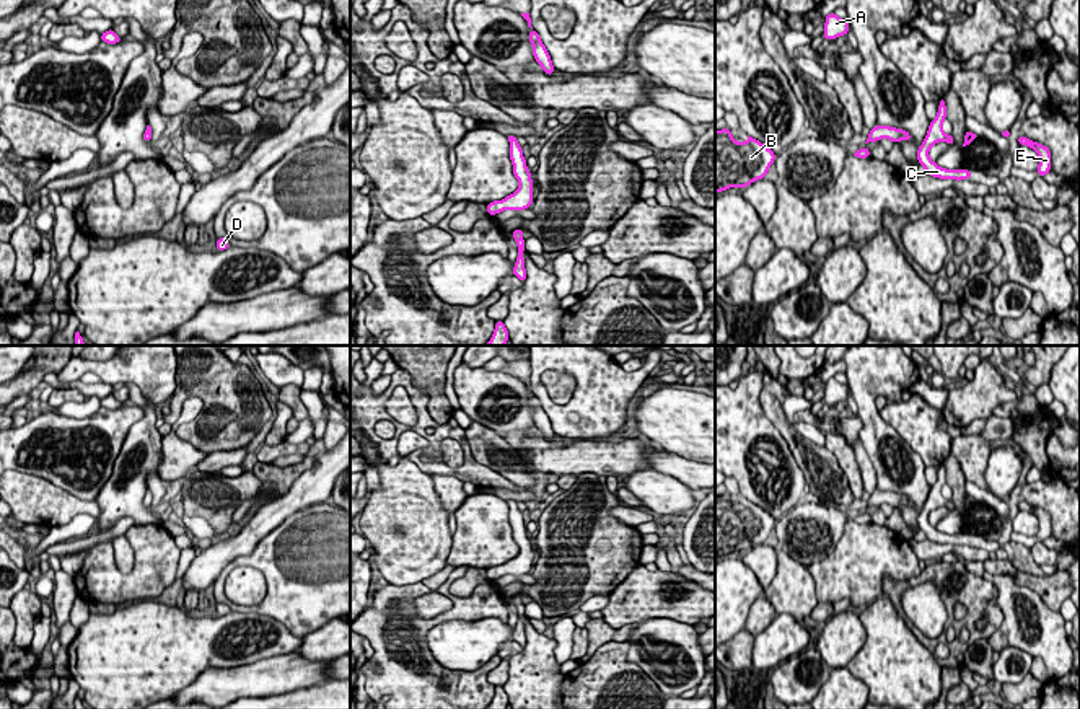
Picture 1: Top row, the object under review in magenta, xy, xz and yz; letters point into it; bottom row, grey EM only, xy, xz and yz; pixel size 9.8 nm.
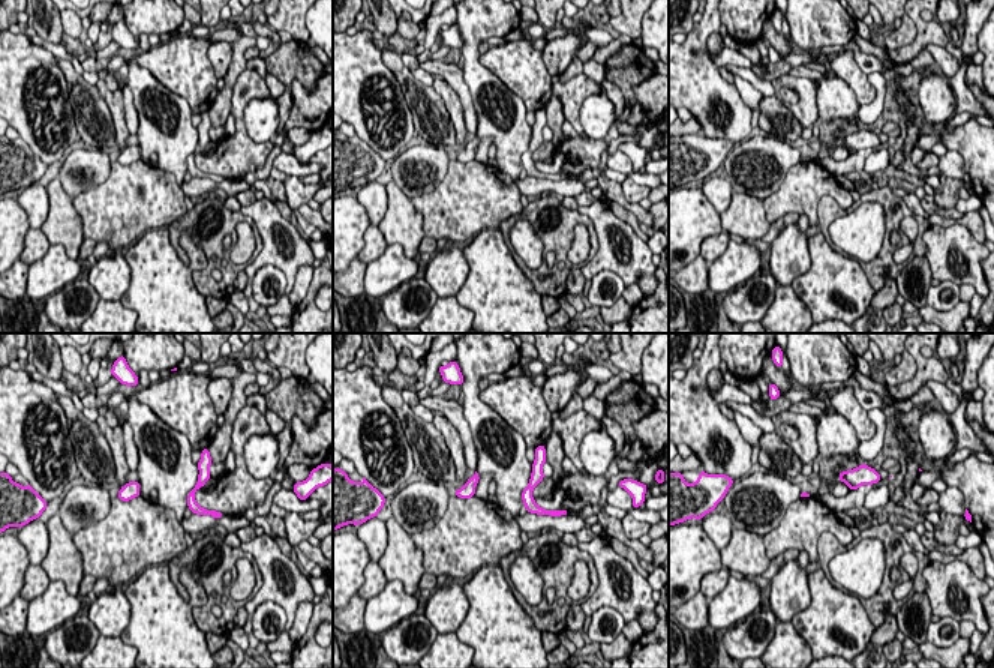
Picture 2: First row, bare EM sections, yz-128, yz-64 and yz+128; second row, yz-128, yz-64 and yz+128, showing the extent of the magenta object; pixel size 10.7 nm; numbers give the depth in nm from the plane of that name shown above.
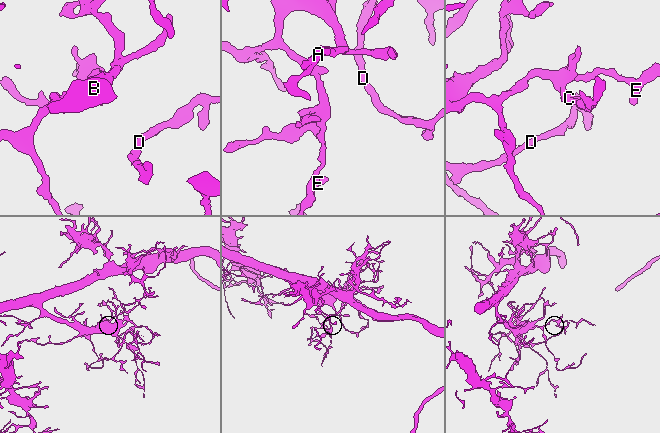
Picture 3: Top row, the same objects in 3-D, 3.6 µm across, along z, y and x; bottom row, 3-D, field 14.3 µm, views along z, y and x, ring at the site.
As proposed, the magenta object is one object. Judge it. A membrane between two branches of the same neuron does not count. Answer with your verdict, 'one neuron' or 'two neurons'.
one neuron

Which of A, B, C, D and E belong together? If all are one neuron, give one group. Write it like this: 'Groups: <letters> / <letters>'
Groups: A B C D E

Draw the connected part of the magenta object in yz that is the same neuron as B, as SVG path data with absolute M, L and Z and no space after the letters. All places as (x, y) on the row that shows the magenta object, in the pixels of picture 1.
M728 127L715 130L715 194L764 179L775 156L749 135L746 142L736 142Z

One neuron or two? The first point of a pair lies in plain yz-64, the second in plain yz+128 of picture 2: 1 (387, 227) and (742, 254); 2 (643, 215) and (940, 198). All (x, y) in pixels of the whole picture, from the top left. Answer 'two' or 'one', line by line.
1: two
2: one

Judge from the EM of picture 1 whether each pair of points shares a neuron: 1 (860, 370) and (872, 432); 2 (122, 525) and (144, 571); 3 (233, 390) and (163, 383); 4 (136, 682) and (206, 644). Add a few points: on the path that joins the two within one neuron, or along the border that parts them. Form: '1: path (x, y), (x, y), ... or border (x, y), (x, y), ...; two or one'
1: path (865, 385), (865, 403), (870, 418); one
2: border (134, 524), (124, 533); two
3: border (178, 362), (176, 388), (170, 400); two
4: path (153, 664), (168, 649), (188, 646); one

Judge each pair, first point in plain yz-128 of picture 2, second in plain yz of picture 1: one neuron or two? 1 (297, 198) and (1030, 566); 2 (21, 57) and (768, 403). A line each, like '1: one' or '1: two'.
1: two
2: two

